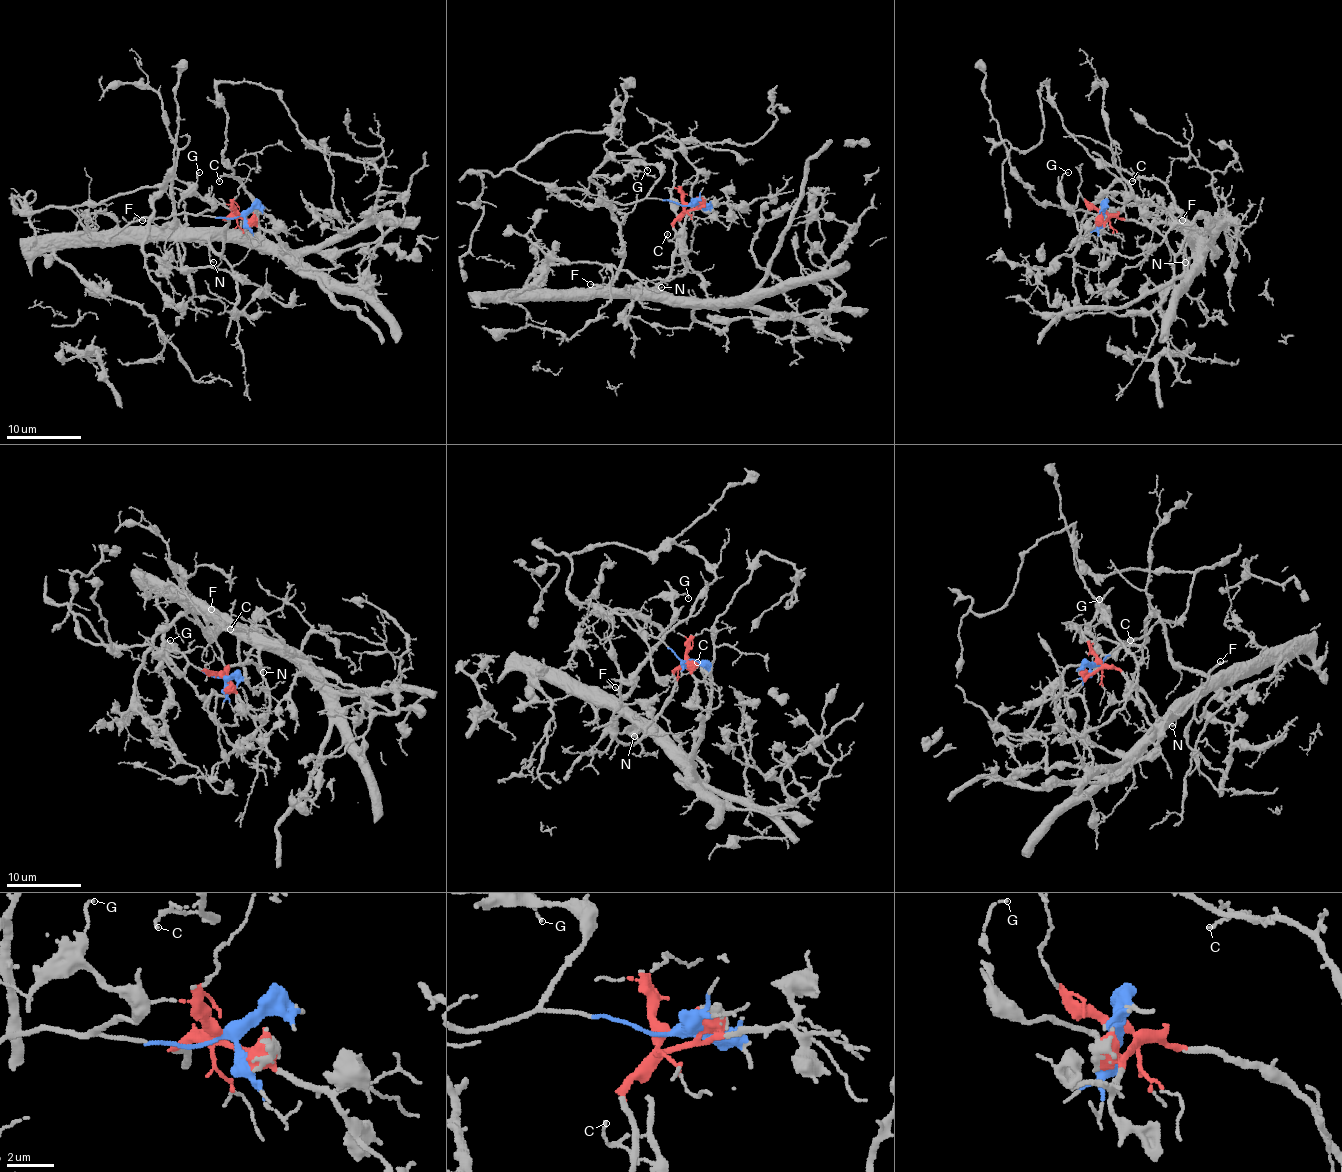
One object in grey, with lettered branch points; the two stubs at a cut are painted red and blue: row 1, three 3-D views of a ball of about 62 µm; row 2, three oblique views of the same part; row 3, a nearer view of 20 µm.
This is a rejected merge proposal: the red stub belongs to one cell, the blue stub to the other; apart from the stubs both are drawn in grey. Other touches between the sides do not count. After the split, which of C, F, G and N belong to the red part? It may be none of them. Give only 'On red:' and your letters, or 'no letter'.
On red: C, F, N

